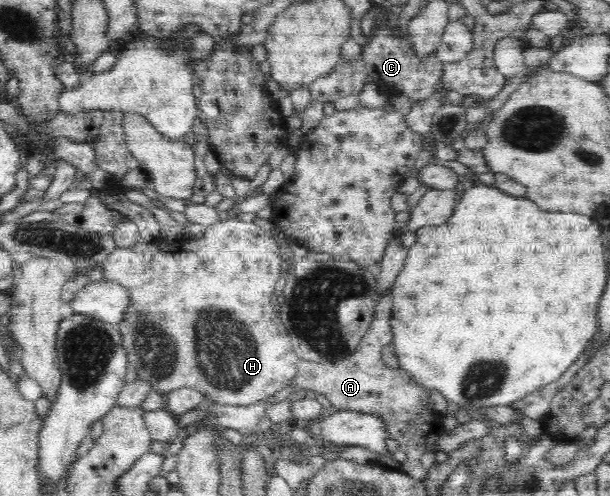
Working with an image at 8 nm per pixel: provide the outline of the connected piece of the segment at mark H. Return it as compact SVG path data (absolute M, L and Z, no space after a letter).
M230 210L228 215L229 218L227 218L227 220L218 221L216 224L207 227L207 231L209 232L209 246L207 246L207 248L209 248L209 254L203 254L203 250L201 250L201 256L199 256L199 254L195 252L195 248L193 248L193 250L183 250L179 244L165 244L165 242L154 241L151 243L138 243L131 248L121 248L119 246L107 259L97 265L100 265L101 271L103 271L103 281L117 283L121 285L121 287L125 287L125 289L127 289L127 293L129 293L129 304L124 314L125 318L123 318L123 320L121 320L121 324L119 324L119 334L121 334L121 338L123 339L123 347L125 347L125 350L127 350L129 369L136 372L136 378L138 380L145 380L149 384L152 384L153 391L165 394L176 388L194 388L195 390L198 390L203 396L209 398L209 400L213 400L213 402L216 402L217 404L247 406L248 404L255 404L256 402L266 401L267 399L270 399L275 394L275 392L285 388L291 382L291 380L295 378L295 375L297 374L297 365L300 359L295 355L293 346L291 345L291 340L289 336L287 336L287 332L285 332L285 328L283 328L281 320L279 320L277 307L271 303L271 300L275 299L274 291L276 282L278 281L283 271L286 270L286 268L282 265L283 262L281 262L280 246L277 245L277 242L274 240L270 233L266 233L263 229L257 226L255 222L244 223L242 222L240 216L234 215L234 213Z

